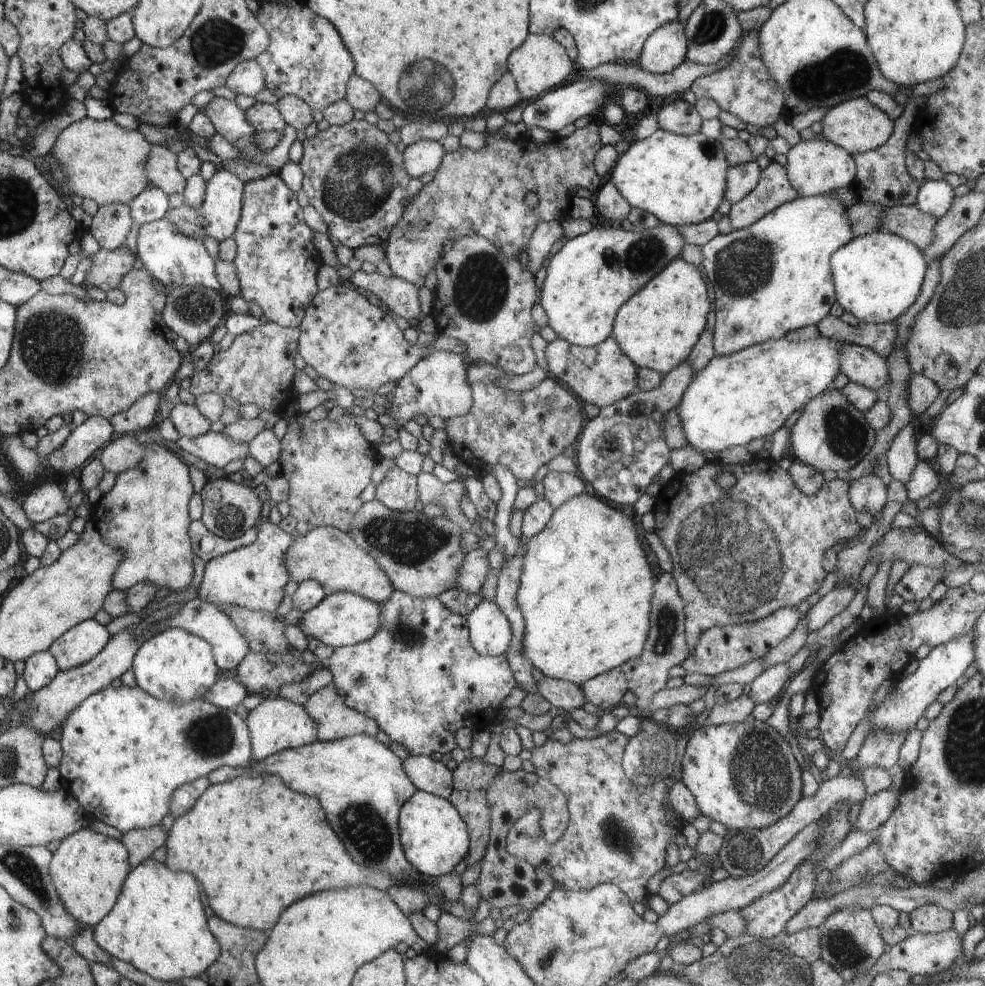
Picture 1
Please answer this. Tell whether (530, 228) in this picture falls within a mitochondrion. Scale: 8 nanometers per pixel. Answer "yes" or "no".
no

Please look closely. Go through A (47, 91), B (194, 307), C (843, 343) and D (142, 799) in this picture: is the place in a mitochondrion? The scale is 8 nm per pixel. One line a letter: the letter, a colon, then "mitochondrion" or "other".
A: other
B: mitochondrion
C: other
D: other

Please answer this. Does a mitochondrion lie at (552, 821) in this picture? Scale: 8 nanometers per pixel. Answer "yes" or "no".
no

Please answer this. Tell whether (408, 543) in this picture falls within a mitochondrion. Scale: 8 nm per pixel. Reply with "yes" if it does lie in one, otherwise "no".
yes

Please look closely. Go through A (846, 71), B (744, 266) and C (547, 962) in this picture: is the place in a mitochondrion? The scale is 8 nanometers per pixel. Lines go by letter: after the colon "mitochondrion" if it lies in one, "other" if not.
A: mitochondrion
B: mitochondrion
C: mitochondrion

